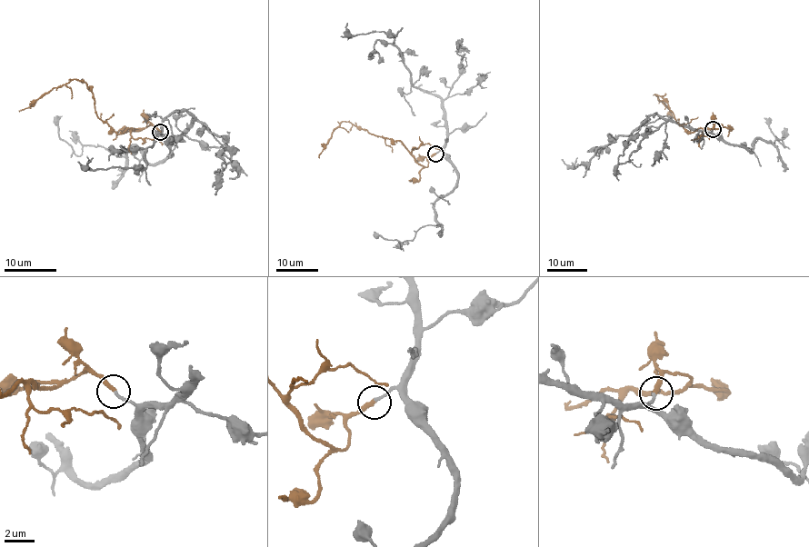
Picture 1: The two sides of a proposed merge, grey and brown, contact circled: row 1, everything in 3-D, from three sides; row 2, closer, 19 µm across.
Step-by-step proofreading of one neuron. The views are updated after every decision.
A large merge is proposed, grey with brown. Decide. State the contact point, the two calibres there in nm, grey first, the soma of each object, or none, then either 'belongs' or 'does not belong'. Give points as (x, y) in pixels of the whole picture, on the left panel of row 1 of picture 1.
(160, 132) | 180/280 nm | grey none | brown none | belongs

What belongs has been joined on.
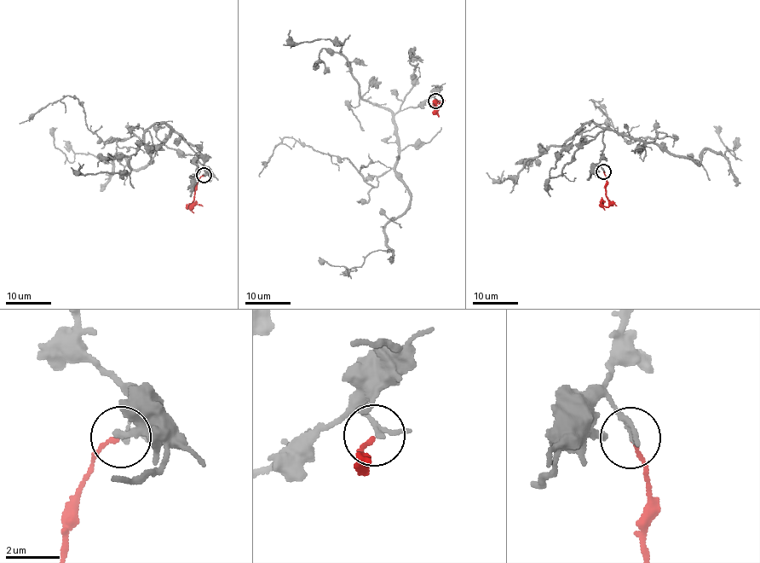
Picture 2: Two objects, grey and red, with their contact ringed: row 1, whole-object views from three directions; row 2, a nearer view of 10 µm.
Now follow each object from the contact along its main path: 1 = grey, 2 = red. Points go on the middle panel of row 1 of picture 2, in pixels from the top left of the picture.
1: (435, 101), (394, 115), (398, 161), (377, 178), (377, 186), (348, 159), (290, 136), (277, 144), (259, 177)
2: (435, 101), (433, 106), (436, 105), (436, 109), (436, 102), (445, 100)

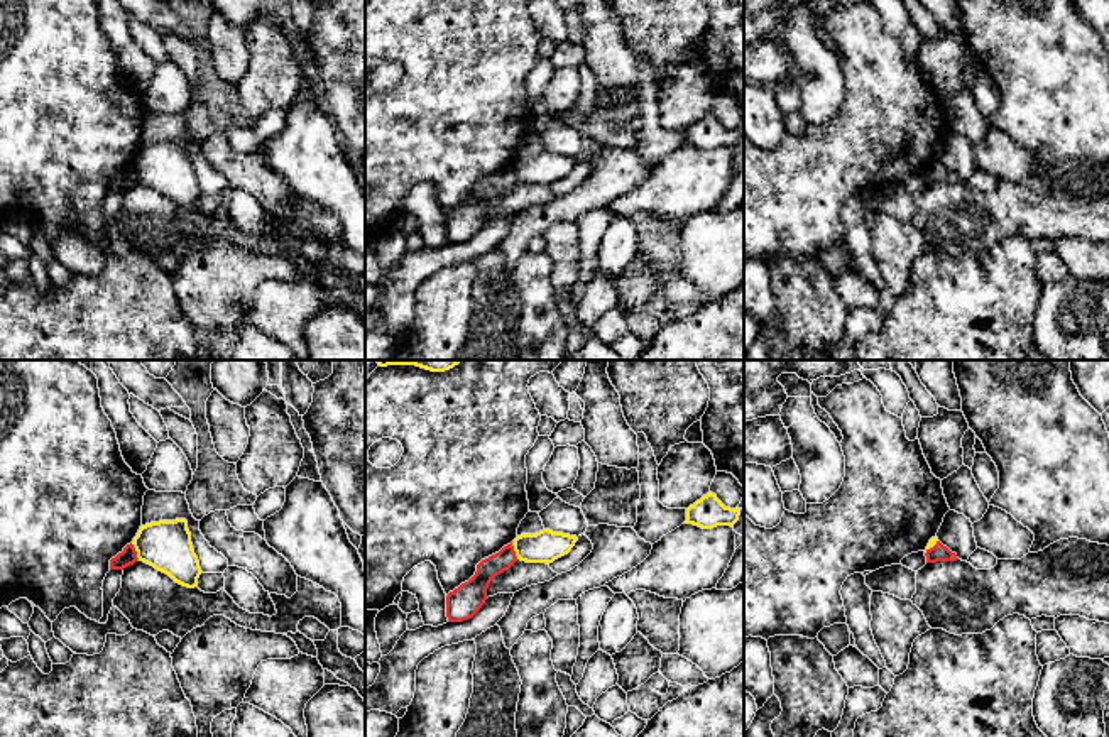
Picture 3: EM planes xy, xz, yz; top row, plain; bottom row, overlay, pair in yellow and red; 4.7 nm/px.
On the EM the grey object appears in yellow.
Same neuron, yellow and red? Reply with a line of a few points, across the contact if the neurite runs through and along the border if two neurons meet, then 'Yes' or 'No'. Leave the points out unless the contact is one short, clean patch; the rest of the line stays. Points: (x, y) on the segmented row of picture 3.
Line: xy (131, 543), (139, 558). No

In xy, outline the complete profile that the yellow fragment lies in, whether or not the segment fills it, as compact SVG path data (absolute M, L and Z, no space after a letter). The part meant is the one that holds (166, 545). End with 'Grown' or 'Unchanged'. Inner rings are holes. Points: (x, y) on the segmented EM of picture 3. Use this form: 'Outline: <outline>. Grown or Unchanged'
Outline: M186 519L140 526L132 541L139 561L169 575L176 583L194 588L201 575Z. Unchanged

